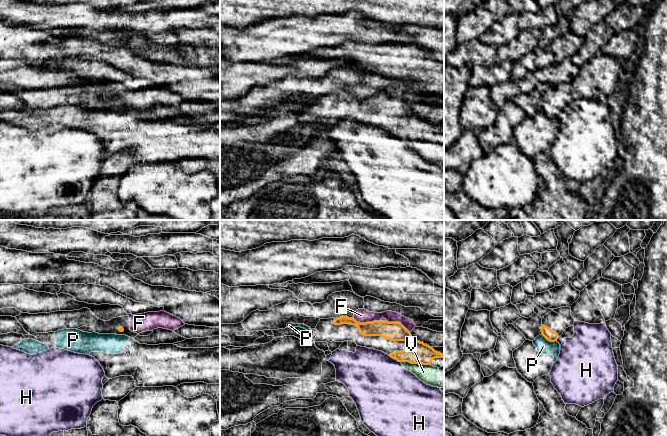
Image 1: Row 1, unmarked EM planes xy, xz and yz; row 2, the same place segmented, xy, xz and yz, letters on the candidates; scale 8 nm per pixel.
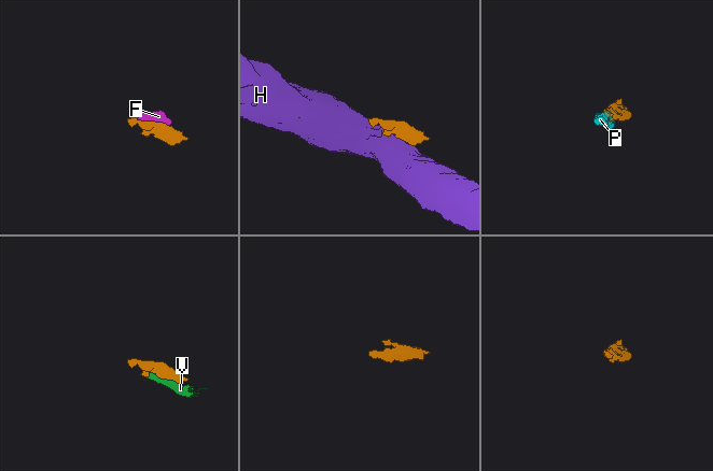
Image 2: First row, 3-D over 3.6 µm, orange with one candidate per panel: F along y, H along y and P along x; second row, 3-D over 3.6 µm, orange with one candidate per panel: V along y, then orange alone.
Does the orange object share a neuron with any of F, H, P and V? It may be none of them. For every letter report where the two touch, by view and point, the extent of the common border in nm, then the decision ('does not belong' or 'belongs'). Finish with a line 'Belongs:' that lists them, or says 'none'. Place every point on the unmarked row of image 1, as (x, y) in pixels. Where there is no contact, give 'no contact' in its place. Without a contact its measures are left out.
F: meets orange in xz at (366, 98); contact 220 nm long; does not belong
H: meets orange in xz at (394, 134); contact 120 nm long; does not belong
P: meets orange in yz at (549, 116); contact 130 nm long; does not belong
V: meets orange in xz at (415, 139); contact 240 nm long; belongs
Belongs: V

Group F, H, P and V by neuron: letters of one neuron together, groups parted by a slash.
F / H / P / V

